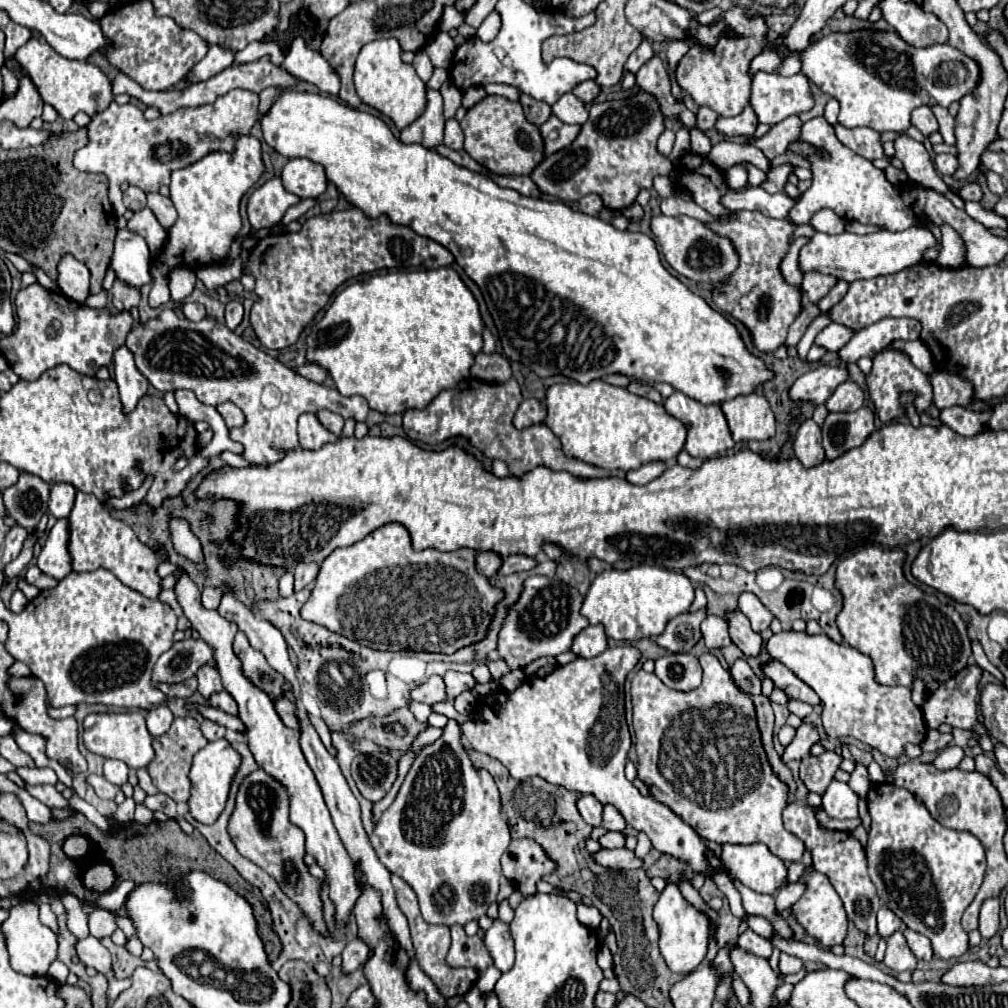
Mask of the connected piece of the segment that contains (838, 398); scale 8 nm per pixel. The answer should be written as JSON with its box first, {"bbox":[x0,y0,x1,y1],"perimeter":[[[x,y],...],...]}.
{"bbox":[826,381,864,411],"perimeter":[[[844,381],[826,401],[828,411],[856,411],[864,405],[864,391],[854,381]]]}

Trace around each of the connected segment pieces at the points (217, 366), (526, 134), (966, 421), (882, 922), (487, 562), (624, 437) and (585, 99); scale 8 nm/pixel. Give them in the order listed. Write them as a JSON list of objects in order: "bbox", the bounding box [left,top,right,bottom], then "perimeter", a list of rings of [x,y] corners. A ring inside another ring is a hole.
[{"bbox":[126,309,370,463],"perimeter":[[[164,309],[158,317],[136,325],[126,337],[126,347],[132,351],[138,371],[156,389],[190,389],[196,393],[198,401],[206,405],[232,401],[236,407],[240,407],[246,421],[242,427],[232,429],[230,435],[232,441],[244,447],[242,457],[248,463],[274,463],[286,449],[298,447],[296,421],[302,413],[330,409],[344,419],[368,419],[370,409],[364,397],[342,397],[334,387],[324,387],[292,373],[278,359],[270,357],[262,349],[256,349],[252,343],[244,341],[240,335],[212,317],[204,317],[202,321],[194,323],[186,317],[176,317],[172,309]],[[266,385],[274,385],[280,391],[280,405],[276,409],[266,409],[260,401]]]},{"bbox":[460,95,546,175],"perimeter":[[[488,95],[472,109],[468,109],[466,117],[460,121],[462,131],[466,135],[464,151],[492,175],[530,175],[538,163],[546,159],[544,139],[540,129],[534,123],[524,119],[524,109],[520,103],[512,103],[504,97]],[[488,161],[488,167],[486,167]]]},{"bbox":[938,405,990,437],"perimeter":[[[960,405],[942,409],[940,417],[938,417],[940,423],[948,425],[950,429],[954,429],[956,433],[966,435],[966,437],[972,437],[972,435],[984,431],[988,427],[988,419],[990,419],[990,413],[974,413]]]},{"bbox":[878,907,904,939],"perimeter":[[[880,907],[878,911],[878,933],[888,939],[894,931],[904,929],[904,923],[900,917],[896,917],[888,907]]]},{"bbox":[476,551,502,577],"perimeter":[[[480,551],[476,555],[476,571],[480,571],[484,577],[492,577],[498,571],[500,563],[502,559],[492,551]]]},{"bbox":[544,381,686,471],"perimeter":[[[574,381],[572,383],[556,383],[556,385],[548,387],[544,407],[546,407],[544,425],[548,425],[552,429],[552,433],[560,439],[564,455],[580,459],[580,461],[596,465],[596,467],[602,467],[602,469],[608,469],[608,471],[612,471],[612,469],[630,471],[630,469],[638,469],[646,461],[656,461],[656,459],[672,463],[686,441],[686,427],[678,419],[668,415],[662,405],[658,405],[646,397],[638,397],[638,395],[630,393],[628,389],[606,385],[604,381],[592,381],[588,385],[574,383]]]},{"bbox":[572,81,600,105],"perimeter":[[[584,81],[584,83],[580,83],[580,85],[576,85],[574,87],[574,91],[572,91],[582,103],[586,103],[586,105],[590,105],[596,97],[598,97],[598,93],[600,93],[600,87],[594,83],[594,81]]]}]

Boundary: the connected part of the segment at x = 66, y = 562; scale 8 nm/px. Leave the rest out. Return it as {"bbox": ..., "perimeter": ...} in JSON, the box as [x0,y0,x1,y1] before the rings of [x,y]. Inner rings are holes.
{"bbox":[38,519,72,579],"perimeter":[[[58,519],[52,531],[48,533],[42,553],[38,555],[38,567],[44,575],[50,575],[54,579],[64,579],[72,571],[66,543],[68,543],[68,521]]]}

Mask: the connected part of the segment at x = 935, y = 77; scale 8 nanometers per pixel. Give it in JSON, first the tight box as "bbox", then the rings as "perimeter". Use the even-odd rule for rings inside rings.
{"bbox":[800,31,978,131],"perimeter":[[[856,31],[856,33],[832,33],[812,43],[800,55],[802,73],[810,77],[824,93],[840,101],[838,121],[844,127],[870,127],[876,131],[904,131],[910,127],[910,113],[920,105],[948,107],[952,101],[968,95],[978,83],[978,63],[962,55],[958,49],[944,45],[932,45],[916,49],[904,43],[894,31]]]}

